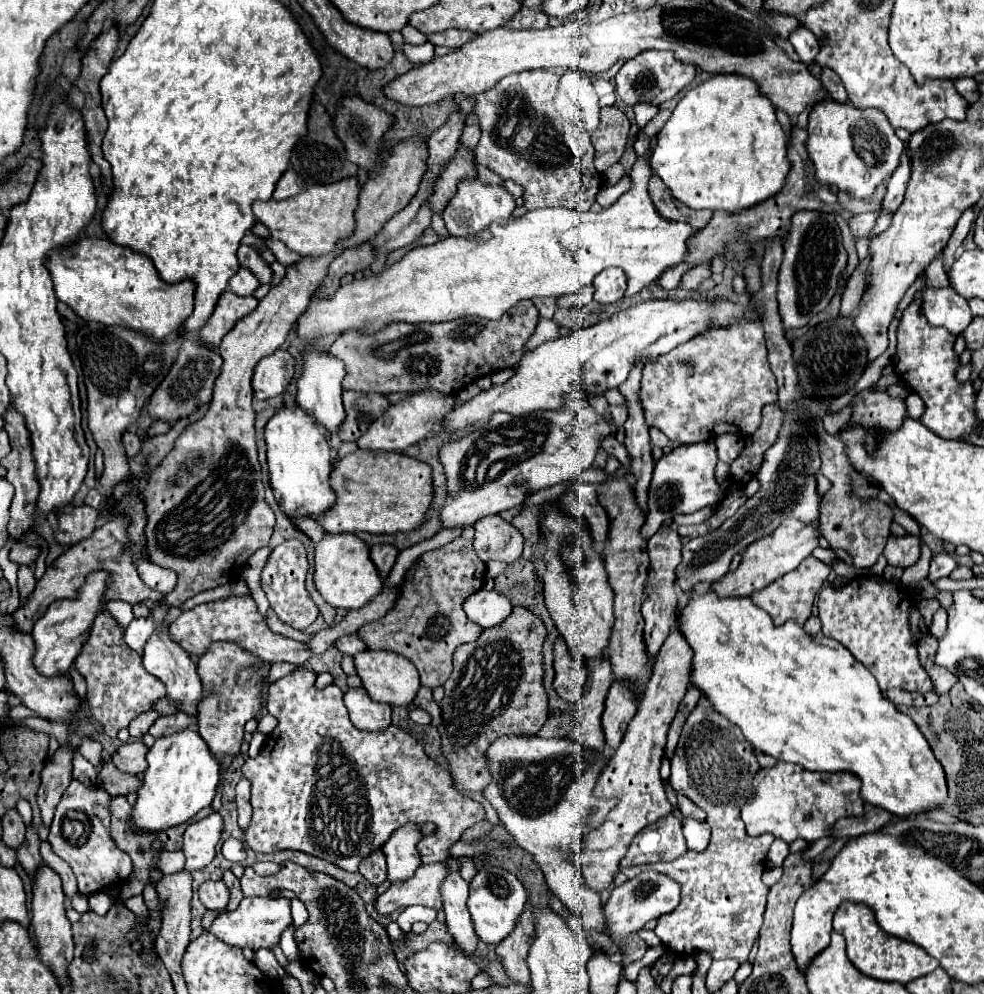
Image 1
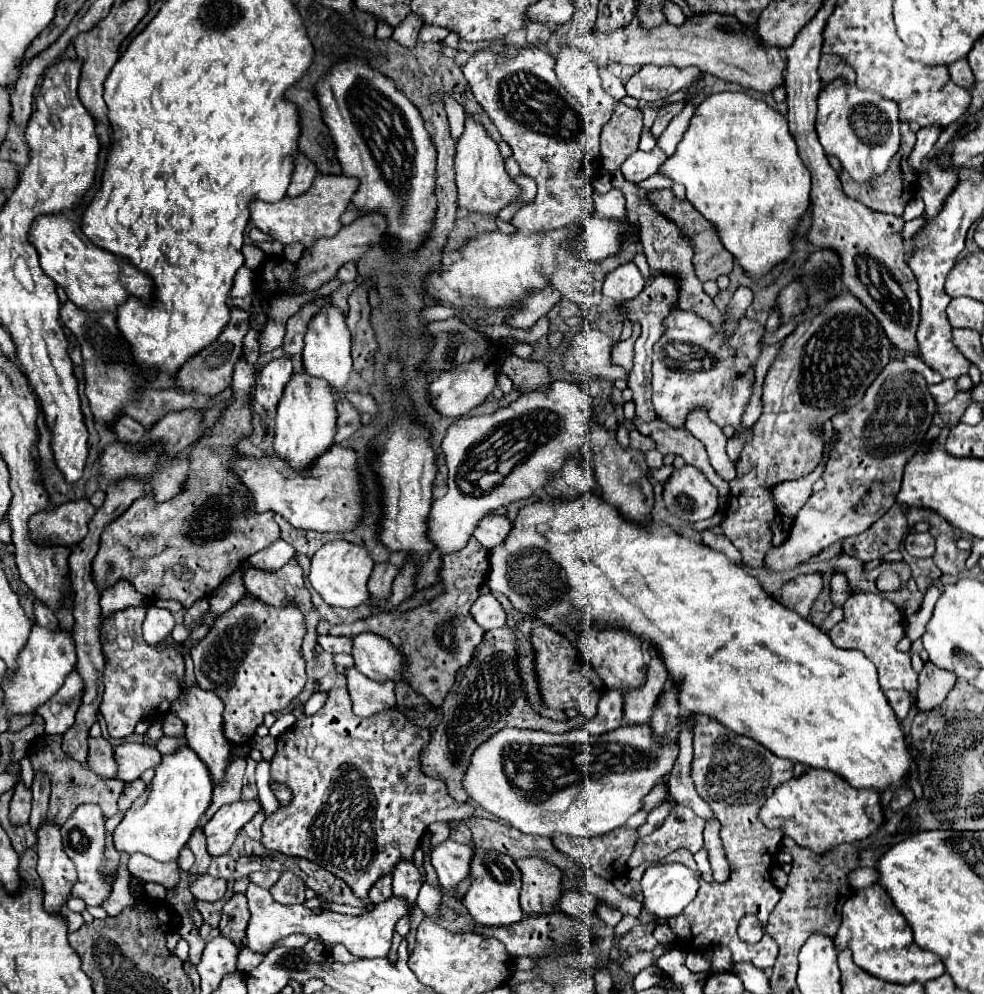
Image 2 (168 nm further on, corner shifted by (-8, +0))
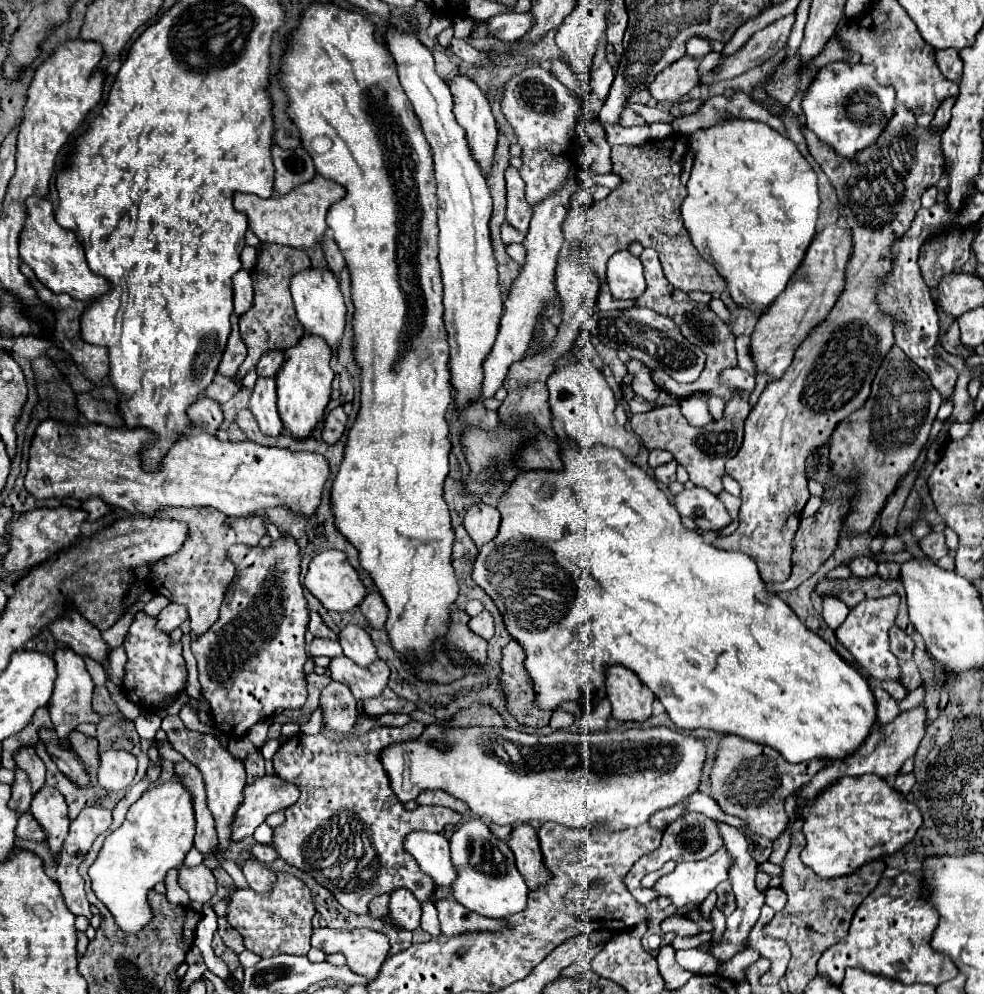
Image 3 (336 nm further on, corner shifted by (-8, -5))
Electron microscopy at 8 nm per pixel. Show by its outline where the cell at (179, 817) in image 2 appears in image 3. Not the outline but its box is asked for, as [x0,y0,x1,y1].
[88,776,196,934]

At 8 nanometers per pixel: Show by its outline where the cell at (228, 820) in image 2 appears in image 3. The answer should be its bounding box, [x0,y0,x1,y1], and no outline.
[232,774,300,842]

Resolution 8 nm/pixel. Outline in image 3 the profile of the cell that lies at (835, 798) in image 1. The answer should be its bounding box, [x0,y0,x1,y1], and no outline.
[800,774,922,878]

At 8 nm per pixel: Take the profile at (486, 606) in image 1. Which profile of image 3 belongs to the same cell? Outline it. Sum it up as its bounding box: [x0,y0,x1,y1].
[468,610,494,640]

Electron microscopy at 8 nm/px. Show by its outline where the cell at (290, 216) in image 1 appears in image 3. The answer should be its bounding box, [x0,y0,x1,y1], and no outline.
[232,174,344,248]

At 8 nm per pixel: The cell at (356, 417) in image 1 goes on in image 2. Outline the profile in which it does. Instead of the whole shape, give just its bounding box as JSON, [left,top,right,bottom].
[334,399,360,443]

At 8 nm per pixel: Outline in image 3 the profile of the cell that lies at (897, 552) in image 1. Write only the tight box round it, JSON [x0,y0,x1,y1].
[920,532,948,560]

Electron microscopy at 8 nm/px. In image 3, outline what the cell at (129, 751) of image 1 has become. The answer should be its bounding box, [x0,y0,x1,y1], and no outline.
[98,750,136,792]

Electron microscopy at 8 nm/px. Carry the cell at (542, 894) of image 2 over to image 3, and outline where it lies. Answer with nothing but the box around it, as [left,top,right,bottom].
[508,824,550,888]

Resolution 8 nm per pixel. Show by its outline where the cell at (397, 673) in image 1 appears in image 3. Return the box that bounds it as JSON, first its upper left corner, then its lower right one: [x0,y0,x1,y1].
[338,624,378,666]

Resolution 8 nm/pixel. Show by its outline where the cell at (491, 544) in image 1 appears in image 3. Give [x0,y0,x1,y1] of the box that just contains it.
[464,504,500,546]

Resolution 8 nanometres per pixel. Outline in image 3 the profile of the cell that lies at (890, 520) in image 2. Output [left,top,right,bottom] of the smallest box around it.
[850,556,876,578]

